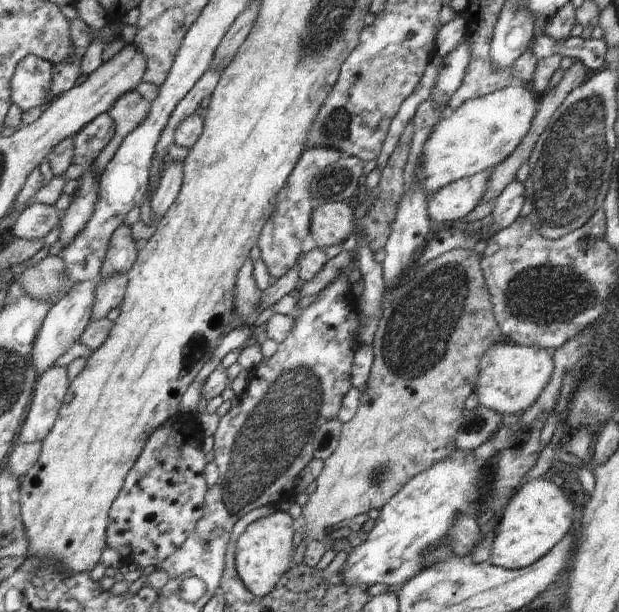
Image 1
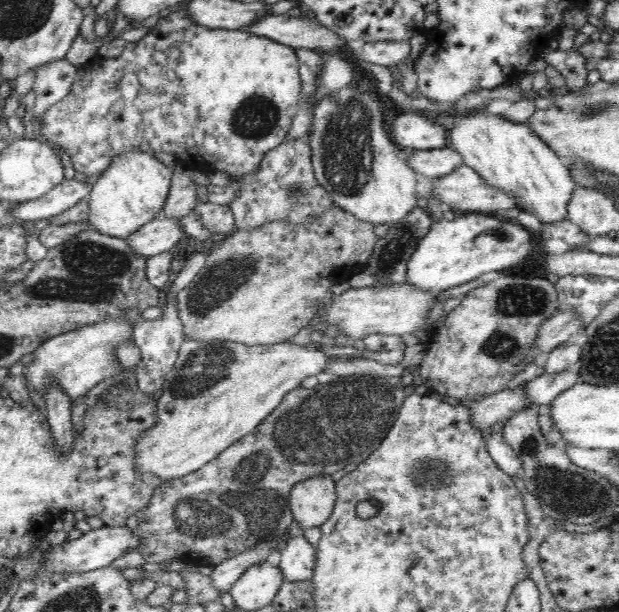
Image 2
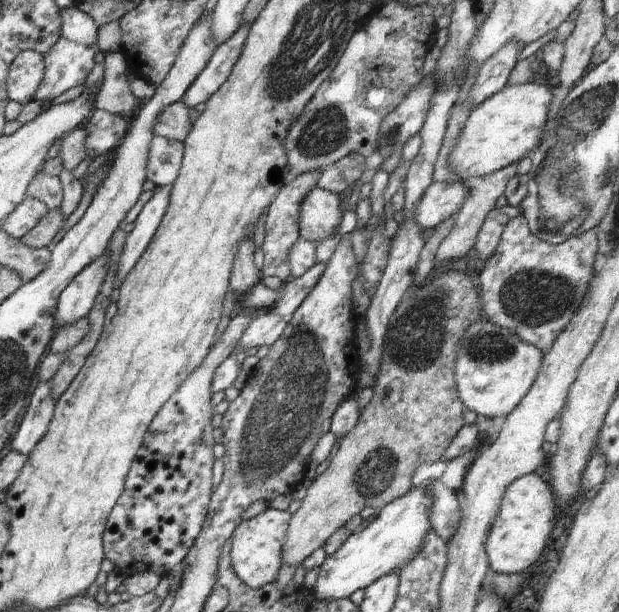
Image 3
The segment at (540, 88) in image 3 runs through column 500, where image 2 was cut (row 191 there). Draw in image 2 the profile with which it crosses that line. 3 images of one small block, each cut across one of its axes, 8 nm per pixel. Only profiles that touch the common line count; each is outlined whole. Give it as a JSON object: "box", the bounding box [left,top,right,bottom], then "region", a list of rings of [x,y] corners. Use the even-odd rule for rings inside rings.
{"box":[88,150,173,240],"region":[[[130,150],[130,152],[124,152],[124,154],[116,156],[114,162],[108,166],[106,172],[102,172],[92,180],[92,192],[90,192],[88,198],[88,221],[92,224],[92,228],[108,236],[118,237],[124,240],[128,239],[129,236],[133,235],[143,224],[156,218],[154,214],[164,208],[166,198],[168,198],[172,186],[173,174],[172,170],[168,169],[150,152]]]}

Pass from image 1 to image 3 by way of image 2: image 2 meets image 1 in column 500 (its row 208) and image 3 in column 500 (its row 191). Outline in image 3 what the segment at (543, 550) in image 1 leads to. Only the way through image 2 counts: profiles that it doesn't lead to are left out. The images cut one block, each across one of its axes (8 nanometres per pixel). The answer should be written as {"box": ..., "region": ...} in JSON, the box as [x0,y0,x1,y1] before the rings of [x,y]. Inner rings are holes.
{"box":[485,472,560,575],"region":[[[535,472],[515,479],[504,492],[500,507],[490,528],[485,550],[494,573],[522,575],[540,558],[546,546],[558,534],[560,521],[555,513],[551,488]]]}

